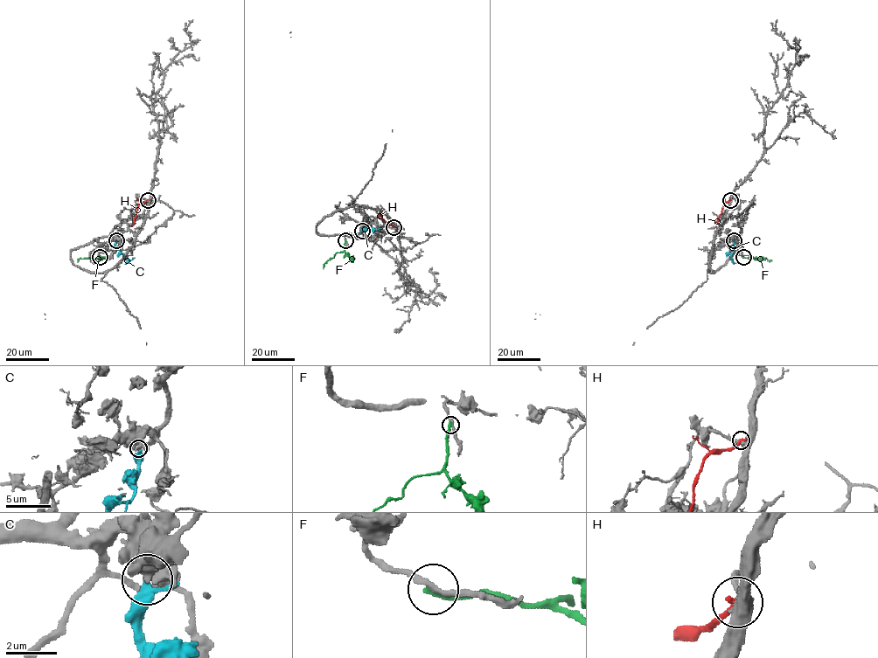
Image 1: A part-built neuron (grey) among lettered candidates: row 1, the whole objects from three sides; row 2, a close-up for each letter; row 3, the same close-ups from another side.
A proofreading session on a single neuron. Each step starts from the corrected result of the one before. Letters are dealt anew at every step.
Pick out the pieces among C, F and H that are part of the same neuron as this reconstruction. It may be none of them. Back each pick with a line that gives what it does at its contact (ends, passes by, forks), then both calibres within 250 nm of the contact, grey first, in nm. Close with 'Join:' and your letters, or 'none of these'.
C: it passes by; calibres 460 and 320 nm
Join: C

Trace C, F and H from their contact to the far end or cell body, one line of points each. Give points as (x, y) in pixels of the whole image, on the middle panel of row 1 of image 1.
C: (361, 231), (379, 228)
F: (345, 240), (344, 250), (330, 258), (324, 264), (324, 268)
H: (393, 227), (379, 215), (379, 218)

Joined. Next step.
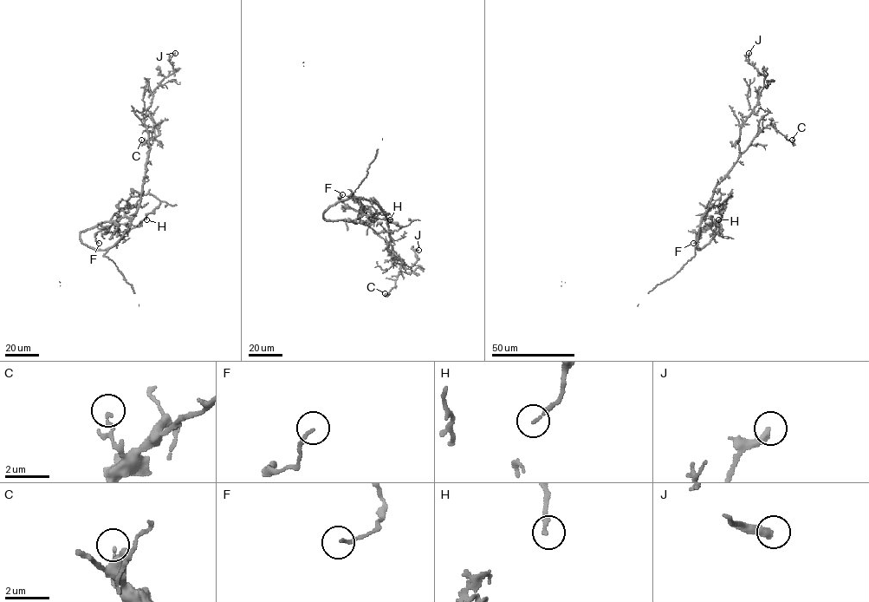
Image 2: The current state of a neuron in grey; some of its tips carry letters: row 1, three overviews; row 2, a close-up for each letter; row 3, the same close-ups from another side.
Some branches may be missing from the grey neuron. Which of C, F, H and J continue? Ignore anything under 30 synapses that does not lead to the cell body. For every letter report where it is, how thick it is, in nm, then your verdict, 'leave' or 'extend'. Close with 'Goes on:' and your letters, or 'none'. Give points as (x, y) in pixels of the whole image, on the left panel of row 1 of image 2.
C: at (141, 140); 90 nm thick; leave
F: at (99, 243); 140 nm thick; leave
H: at (146, 219); 170 nm thick; leave
J: at (175, 53); 320 nm thick; leave
Goes on: none

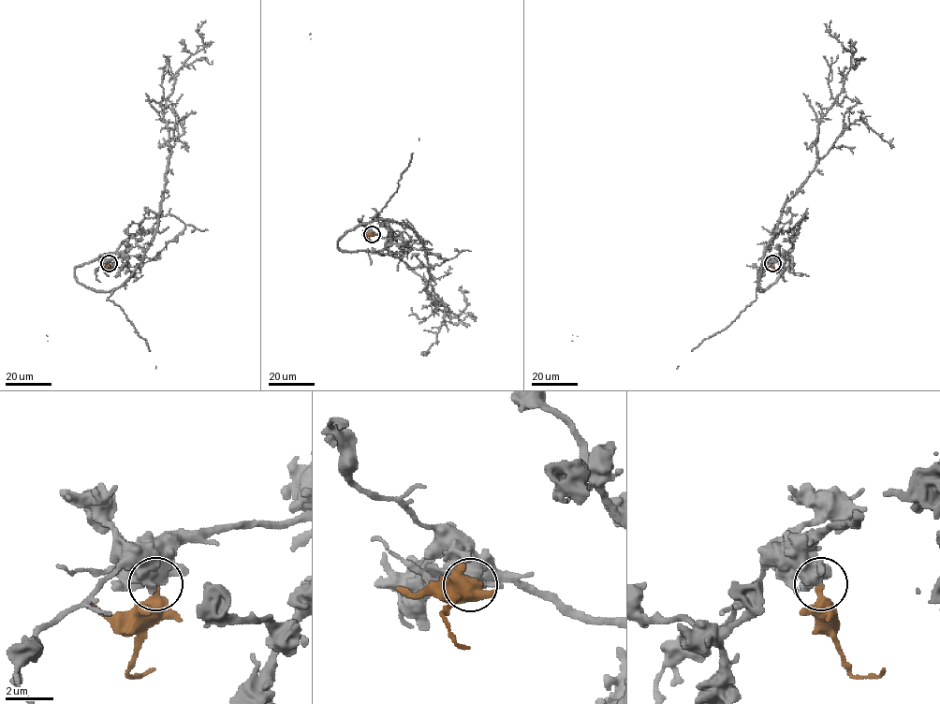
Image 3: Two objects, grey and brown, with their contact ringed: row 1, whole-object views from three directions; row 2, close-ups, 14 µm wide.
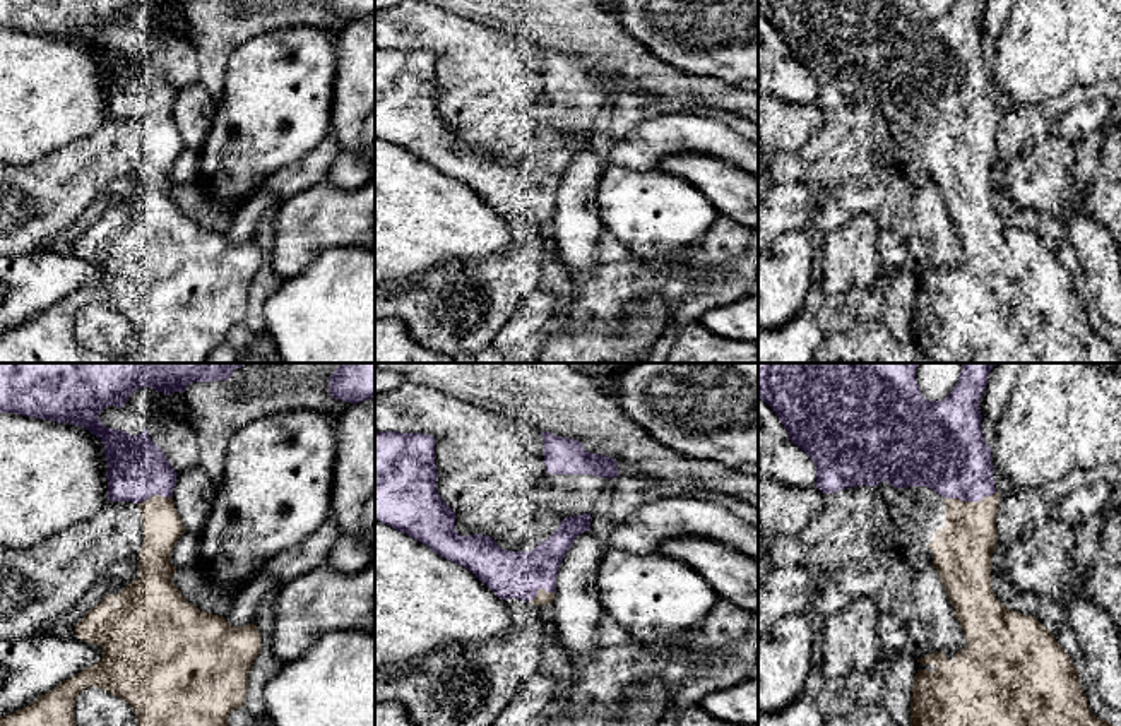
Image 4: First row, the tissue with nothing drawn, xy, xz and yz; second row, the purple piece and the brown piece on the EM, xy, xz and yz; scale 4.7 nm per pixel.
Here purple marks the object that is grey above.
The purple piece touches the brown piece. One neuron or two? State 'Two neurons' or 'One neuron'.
One neuron

